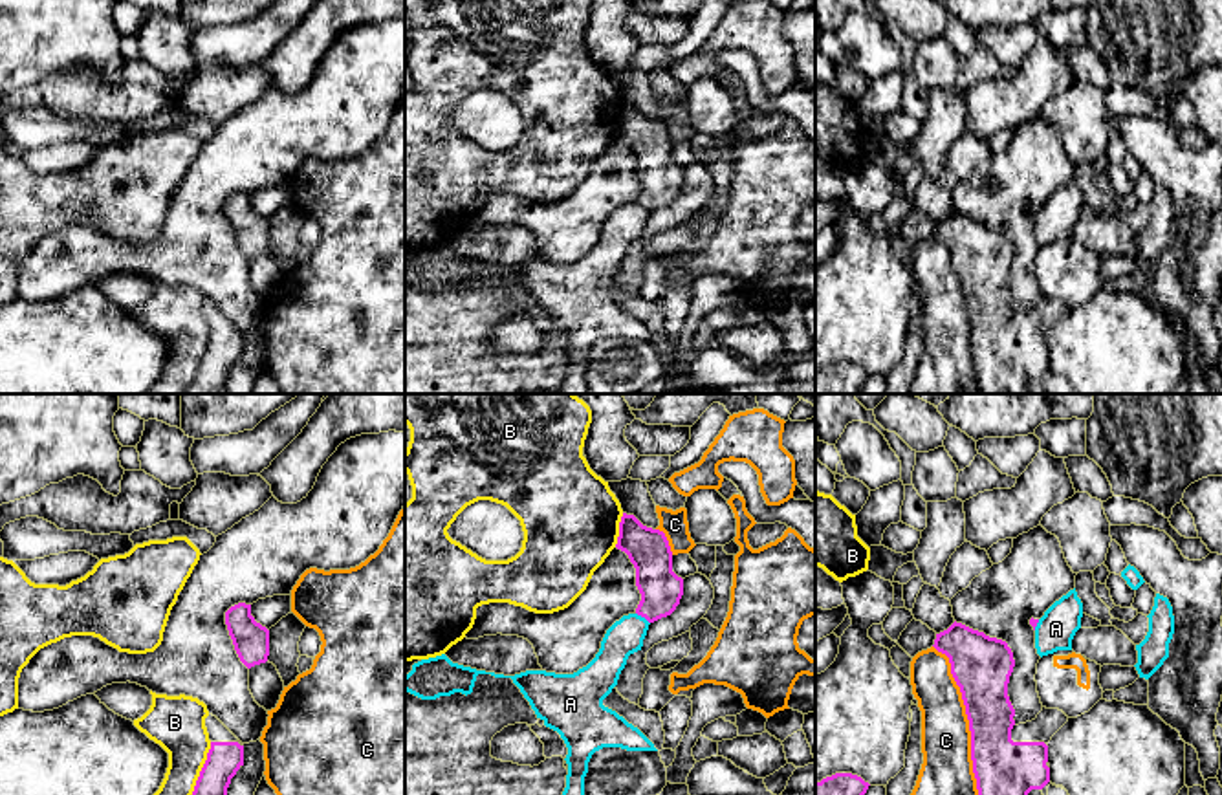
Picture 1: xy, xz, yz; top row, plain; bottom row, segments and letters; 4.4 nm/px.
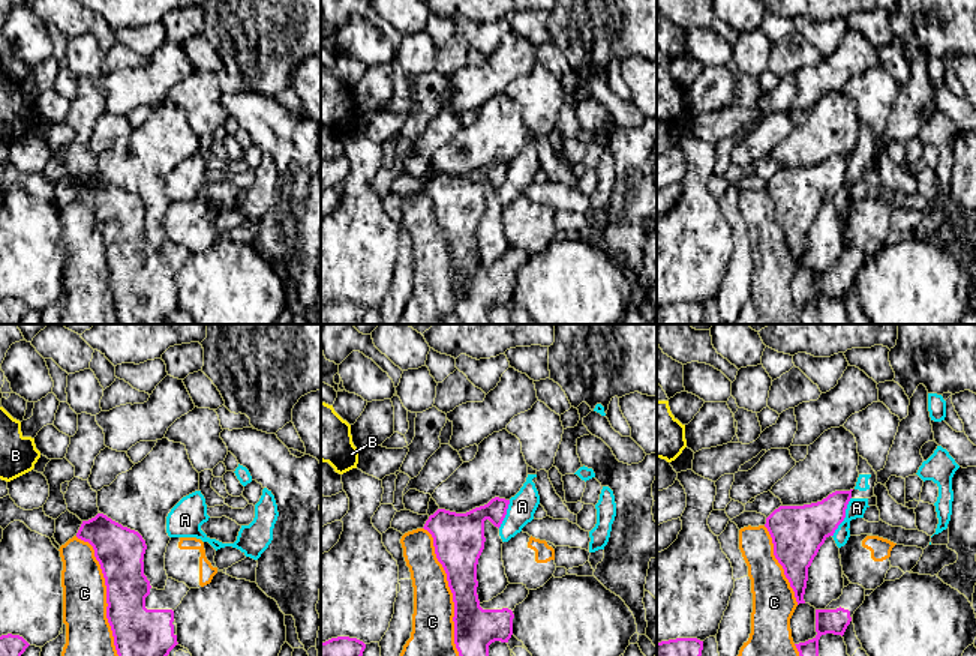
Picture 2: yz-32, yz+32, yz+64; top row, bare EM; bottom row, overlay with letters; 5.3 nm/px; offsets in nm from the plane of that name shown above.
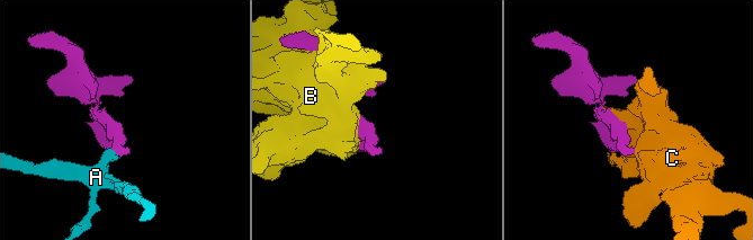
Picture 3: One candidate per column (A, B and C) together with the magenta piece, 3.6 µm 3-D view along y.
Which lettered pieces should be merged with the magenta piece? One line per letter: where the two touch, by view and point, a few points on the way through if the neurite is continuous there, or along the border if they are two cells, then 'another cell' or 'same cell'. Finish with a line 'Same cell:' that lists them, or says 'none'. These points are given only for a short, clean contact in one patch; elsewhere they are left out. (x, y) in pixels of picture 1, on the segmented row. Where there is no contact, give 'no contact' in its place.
A: contact xz (643, 616); border xz (636, 612), (649, 623); another cell
B: contact xy (202, 768); another cell
C: contact yz (968, 718); another cell
Same cell: none

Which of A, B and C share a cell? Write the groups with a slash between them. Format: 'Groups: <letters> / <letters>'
Groups: A / B / C

